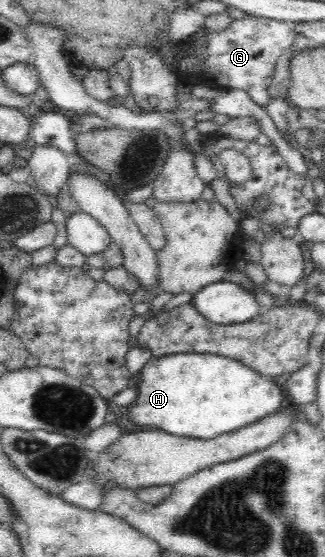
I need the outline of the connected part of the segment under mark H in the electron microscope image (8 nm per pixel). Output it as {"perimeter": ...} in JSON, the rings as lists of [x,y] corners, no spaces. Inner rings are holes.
{"perimeter":[[[174,353],[151,358],[137,375],[134,388],[138,395],[126,407],[126,417],[132,425],[155,427],[170,435],[201,440],[214,439],[220,434],[234,432],[260,421],[281,408],[284,401],[284,388],[275,385],[272,379],[260,376],[238,361],[208,353]]]}

